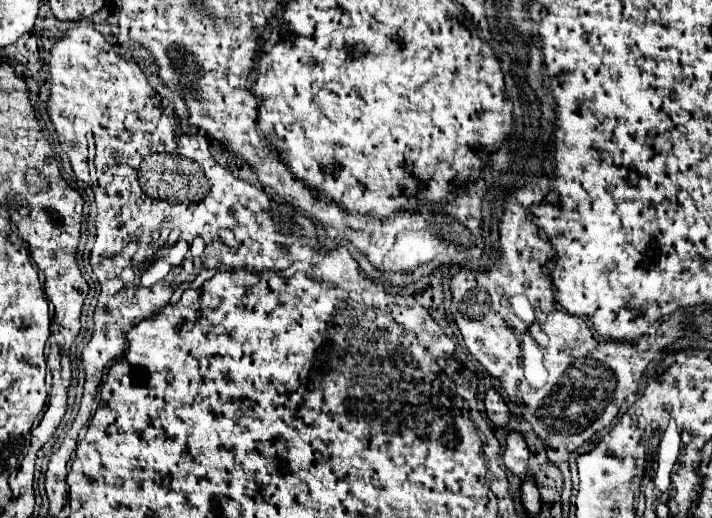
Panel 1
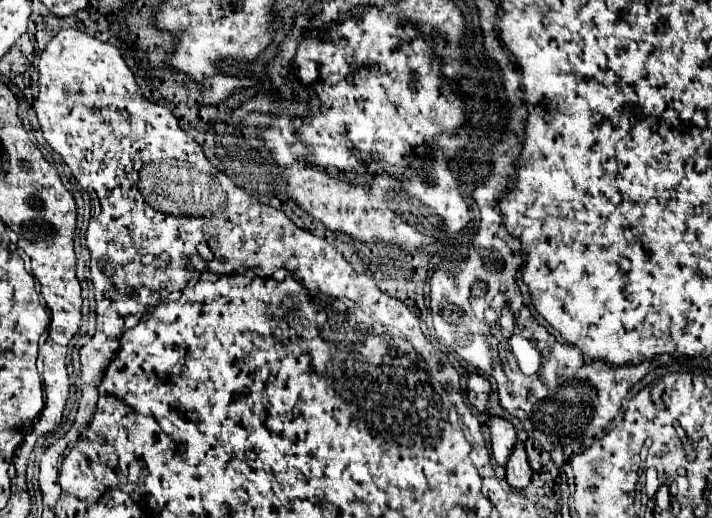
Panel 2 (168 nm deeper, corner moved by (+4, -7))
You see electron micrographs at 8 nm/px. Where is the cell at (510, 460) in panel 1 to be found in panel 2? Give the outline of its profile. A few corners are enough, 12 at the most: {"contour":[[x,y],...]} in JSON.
{"contour":[[490,416],[492,454],[500,466],[508,462],[518,436],[514,426]]}

